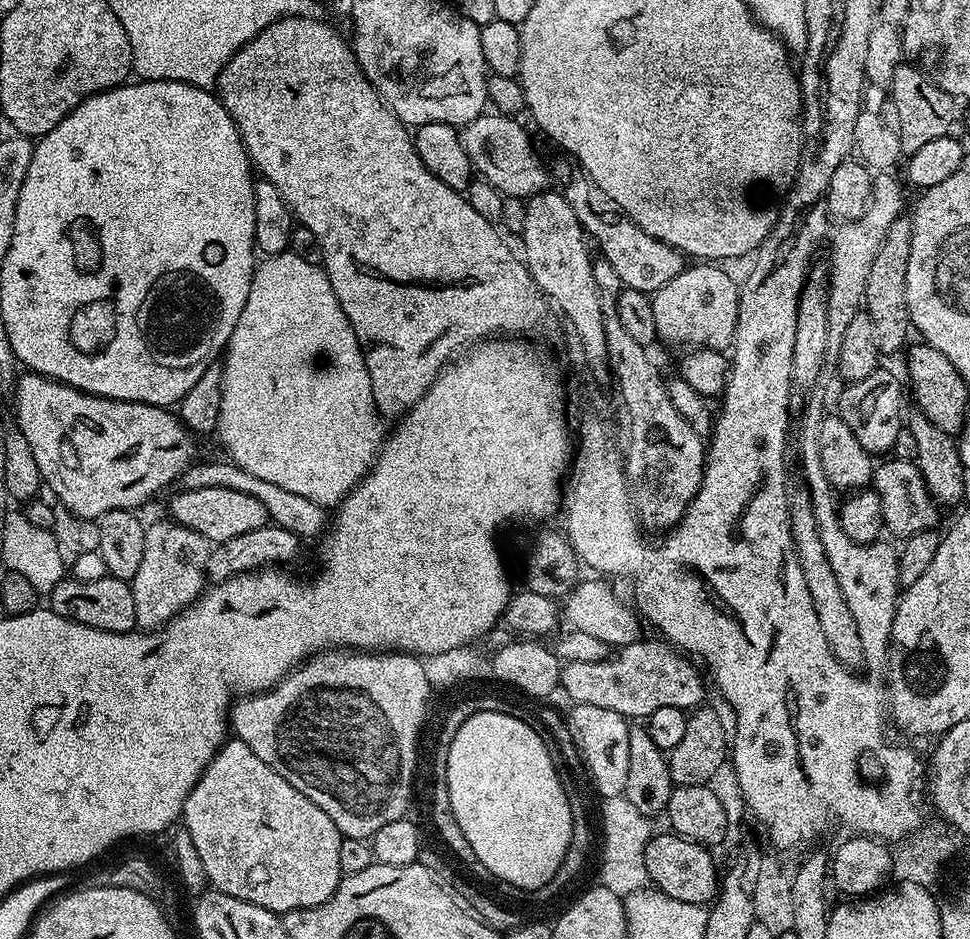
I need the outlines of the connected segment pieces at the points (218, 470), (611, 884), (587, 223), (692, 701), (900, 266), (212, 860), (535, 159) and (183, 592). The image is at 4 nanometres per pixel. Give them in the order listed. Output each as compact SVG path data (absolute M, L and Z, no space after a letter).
M227 458L219 459L208 460L205 464L193 462L180 475L179 487L183 490L206 490L210 486L218 486L226 490L242 490L242 494L250 494L250 498L258 498L258 502L266 506L269 521L279 528L290 530L290 534L301 538L316 535L319 537L325 531L330 516L322 506L318 506L318 502L310 502L310 498L302 498L298 494L293 494L291 490L282 490L282 486L273 486L271 482L265 482L263 478L254 478L254 474L246 474L246 470L242 470Z
M621 796L607 797L603 801L602 808L602 832L604 834L602 840L604 842L602 846L602 858L600 860L600 866L598 868L598 880L599 887L606 890L610 890L615 896L621 898L629 896L631 893L636 892L638 889L645 887L647 883L647 872L644 866L644 854L645 847L651 840L654 829L651 828L651 821L642 816L638 810L635 810L634 806L631 806L630 802Z
M587 178L572 180L562 188L562 195L574 210L585 233L592 240L596 239L596 244L600 247L599 255L610 262L610 266L614 266L624 288L651 294L666 286L670 278L674 278L685 268L686 260L682 253L666 242L646 234L646 230L639 228L629 216L624 215L623 210L610 198L610 194L606 194L606 190L599 188L594 181Z
M641 638L633 644L625 644L617 654L609 655L602 662L567 662L560 670L560 688L569 696L572 704L603 706L605 710L614 710L625 718L647 718L654 710L662 706L674 706L685 710L695 710L705 703L704 680L701 669L687 655L681 654L663 639L647 640Z
M902 214L894 222L890 222L890 230L886 230L886 238L882 238L878 246L878 254L874 254L874 266L870 266L870 278L866 278L862 304L872 321L876 323L878 346L884 354L896 352L900 347L903 349L909 343L910 321L906 306L906 266L910 262L911 249L912 221L907 215Z
M235 738L225 739L216 751L215 758L209 762L206 770L198 778L194 790L190 790L184 803L182 827L188 831L190 842L194 842L194 847L198 849L198 858L202 858L202 866L206 869L209 885L215 891L230 894L230 898L242 898L242 902L250 902L254 906L262 906L271 912L283 914L299 908L313 908L326 902L334 894L336 887L340 885L342 873L338 866L338 846L342 837L338 826L334 826L334 822L330 822L330 814L326 814L326 810L314 806L314 802L310 802L310 798L306 798L306 794L294 790L294 786L290 786L290 782L286 782L286 778L282 778L282 774L278 774L273 768L266 766L266 762L262 762L262 758L258 758L258 754L254 754L254 750L250 750L250 746L246 746Z
M483 114L459 129L462 146L470 157L472 171L481 181L497 189L502 197L537 196L549 187L548 168L544 160L532 149L528 132L519 119L499 114Z
M171 518L149 523L145 527L146 554L138 566L138 574L130 581L134 594L136 628L151 630L173 620L186 606L190 606L206 588L208 560L213 543L198 530L192 530Z

